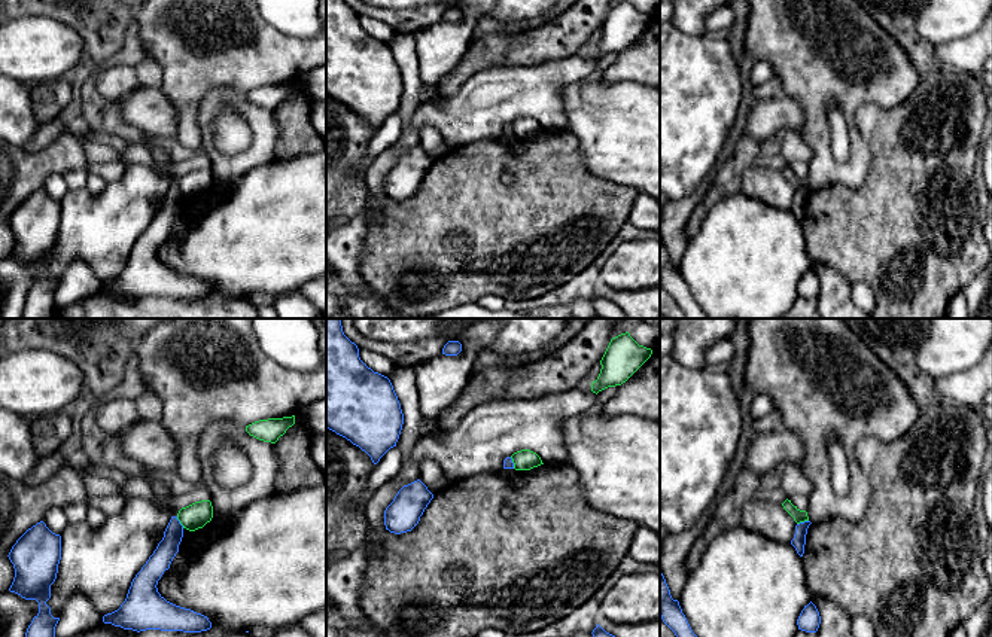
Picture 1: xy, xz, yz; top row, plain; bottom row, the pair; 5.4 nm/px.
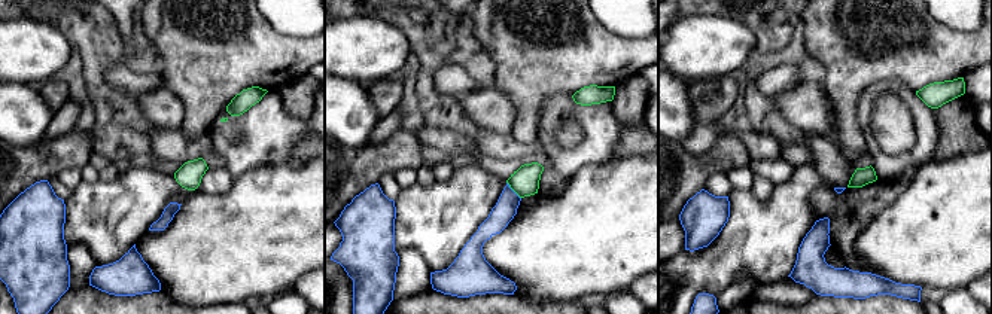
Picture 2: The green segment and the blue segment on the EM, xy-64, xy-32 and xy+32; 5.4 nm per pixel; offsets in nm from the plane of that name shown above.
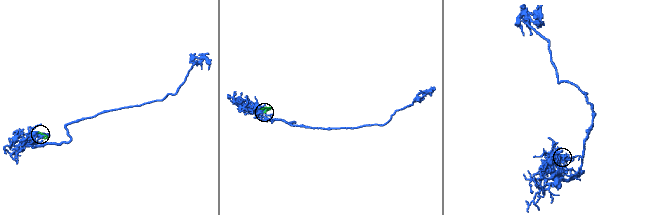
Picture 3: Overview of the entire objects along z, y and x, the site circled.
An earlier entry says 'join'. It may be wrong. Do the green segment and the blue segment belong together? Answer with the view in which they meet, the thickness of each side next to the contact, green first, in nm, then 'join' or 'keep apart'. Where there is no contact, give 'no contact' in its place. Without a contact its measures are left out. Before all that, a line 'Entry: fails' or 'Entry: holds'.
Entry: fails
xy | 140/120 nm | keep apart

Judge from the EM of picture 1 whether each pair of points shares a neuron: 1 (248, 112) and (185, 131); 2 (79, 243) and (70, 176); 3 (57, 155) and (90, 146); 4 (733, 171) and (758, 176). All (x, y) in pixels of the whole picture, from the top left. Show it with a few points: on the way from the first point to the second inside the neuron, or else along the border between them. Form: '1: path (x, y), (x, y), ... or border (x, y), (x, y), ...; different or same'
1: border (209, 93), (198, 106), (201, 139), (198, 149); different
2: border (84, 186), (70, 191); different
3: border (78, 137), (90, 162); different
4: border (752, 162), (744, 173), (739, 191); different

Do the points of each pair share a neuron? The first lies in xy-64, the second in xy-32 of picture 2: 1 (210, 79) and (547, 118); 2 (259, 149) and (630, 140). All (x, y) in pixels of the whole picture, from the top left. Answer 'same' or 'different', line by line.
1: different
2: different

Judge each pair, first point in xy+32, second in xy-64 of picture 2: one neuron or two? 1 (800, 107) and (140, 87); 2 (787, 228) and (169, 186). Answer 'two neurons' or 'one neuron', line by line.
1: two neurons
2: one neuron

